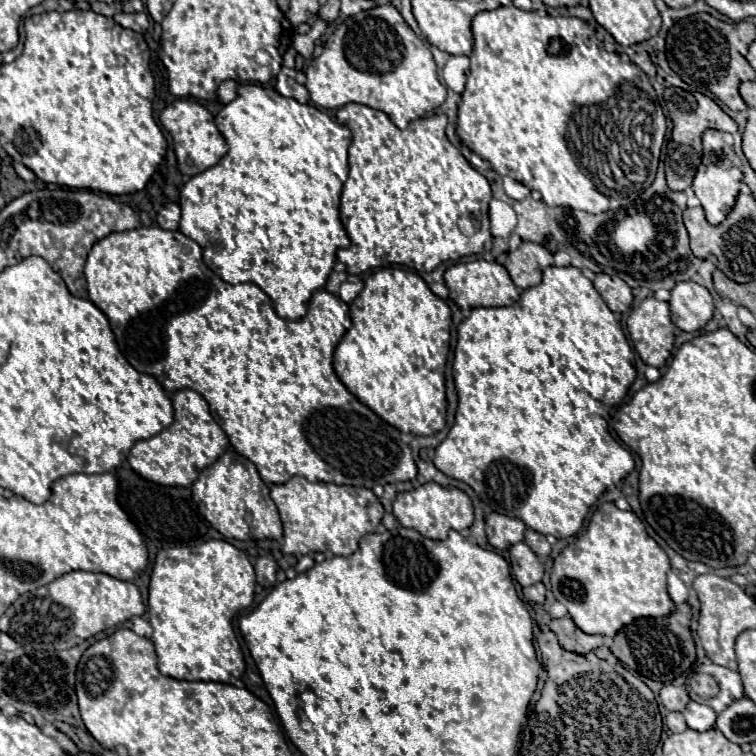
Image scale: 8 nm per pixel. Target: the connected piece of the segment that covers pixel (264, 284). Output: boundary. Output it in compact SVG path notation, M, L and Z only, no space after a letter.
M255 84L249 86L239 86L237 98L229 104L223 106L223 110L215 116L215 124L219 128L219 132L223 134L223 138L227 140L229 152L219 160L219 164L215 164L213 168L195 174L181 190L181 198L179 198L179 206L181 206L181 222L179 222L179 230L193 238L201 250L203 250L203 260L205 264L225 282L229 284L241 284L241 282L253 282L257 284L271 300L275 306L275 312L279 318L285 320L301 320L307 314L309 308L309 300L315 292L323 290L327 284L327 278L333 270L333 264L337 260L337 252L347 248L349 236L341 224L339 218L339 198L341 198L341 190L343 190L343 182L347 180L347 172L349 172L349 162L347 162L347 150L351 146L351 130L335 120L331 120L325 112L317 110L311 104L299 104L293 98L285 98L281 94L277 94L273 88L261 88Z

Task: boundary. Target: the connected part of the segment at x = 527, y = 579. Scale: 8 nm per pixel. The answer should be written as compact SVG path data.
M519 542L515 546L509 548L511 554L511 570L515 574L515 580L525 588L525 586L533 586L537 582L541 582L545 568L541 564L541 560L531 552L531 548L525 542Z

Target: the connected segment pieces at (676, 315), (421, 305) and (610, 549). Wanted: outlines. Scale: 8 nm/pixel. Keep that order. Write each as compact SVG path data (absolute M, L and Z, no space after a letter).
M695 282L677 284L671 290L669 306L673 324L685 332L701 330L713 318L715 312L715 304L709 290Z
M381 268L367 276L363 290L349 304L349 310L353 326L345 332L333 356L333 368L339 380L359 402L399 432L421 436L439 432L445 426L447 414L445 366L451 338L451 310L445 300L435 296L419 274L403 268Z
M605 502L595 510L585 534L557 556L551 570L551 590L555 598L567 606L573 622L583 632L613 638L623 626L637 618L663 618L675 610L675 604L667 594L669 568L665 550L647 534L643 522L633 512L619 510L613 502Z

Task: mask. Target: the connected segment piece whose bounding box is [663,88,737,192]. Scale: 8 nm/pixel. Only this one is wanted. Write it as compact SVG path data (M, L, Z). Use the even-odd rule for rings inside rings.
M667 88L665 94L665 104L669 110L669 116L673 120L673 136L671 142L667 144L667 158L665 158L665 174L667 174L667 186L673 192L683 192L691 186L697 168L701 164L701 150L703 142L701 136L705 130L715 128L721 132L737 132L737 124L731 116L727 116L709 96L703 96L699 92L685 92L681 88Z

